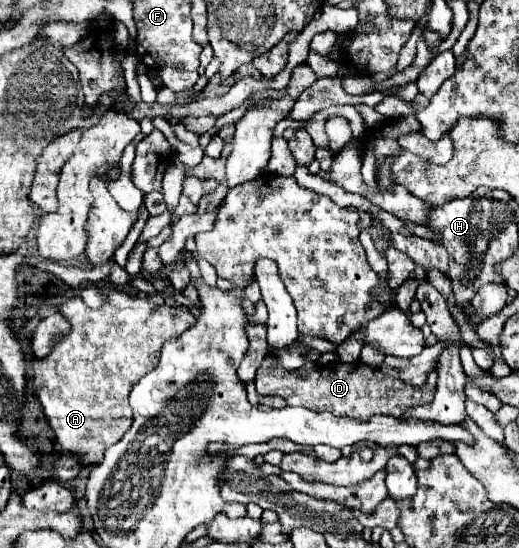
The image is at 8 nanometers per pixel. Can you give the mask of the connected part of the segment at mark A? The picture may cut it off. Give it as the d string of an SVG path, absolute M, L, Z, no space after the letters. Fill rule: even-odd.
M109 284L101 288L107 292L109 302L99 310L87 308L79 296L73 296L59 306L59 314L67 318L71 328L63 336L63 340L59 340L53 346L53 352L47 358L33 360L33 388L43 408L43 414L49 426L53 428L55 438L61 444L61 448L65 452L77 454L83 466L99 464L103 460L105 450L113 446L115 442L119 442L119 438L123 438L123 434L131 428L133 412L127 400L131 388L147 372L155 368L155 364L159 362L161 346L167 340L177 338L179 334L183 334L187 328L195 324L195 316L183 306L157 304L143 296L131 296L125 292L117 292Z

